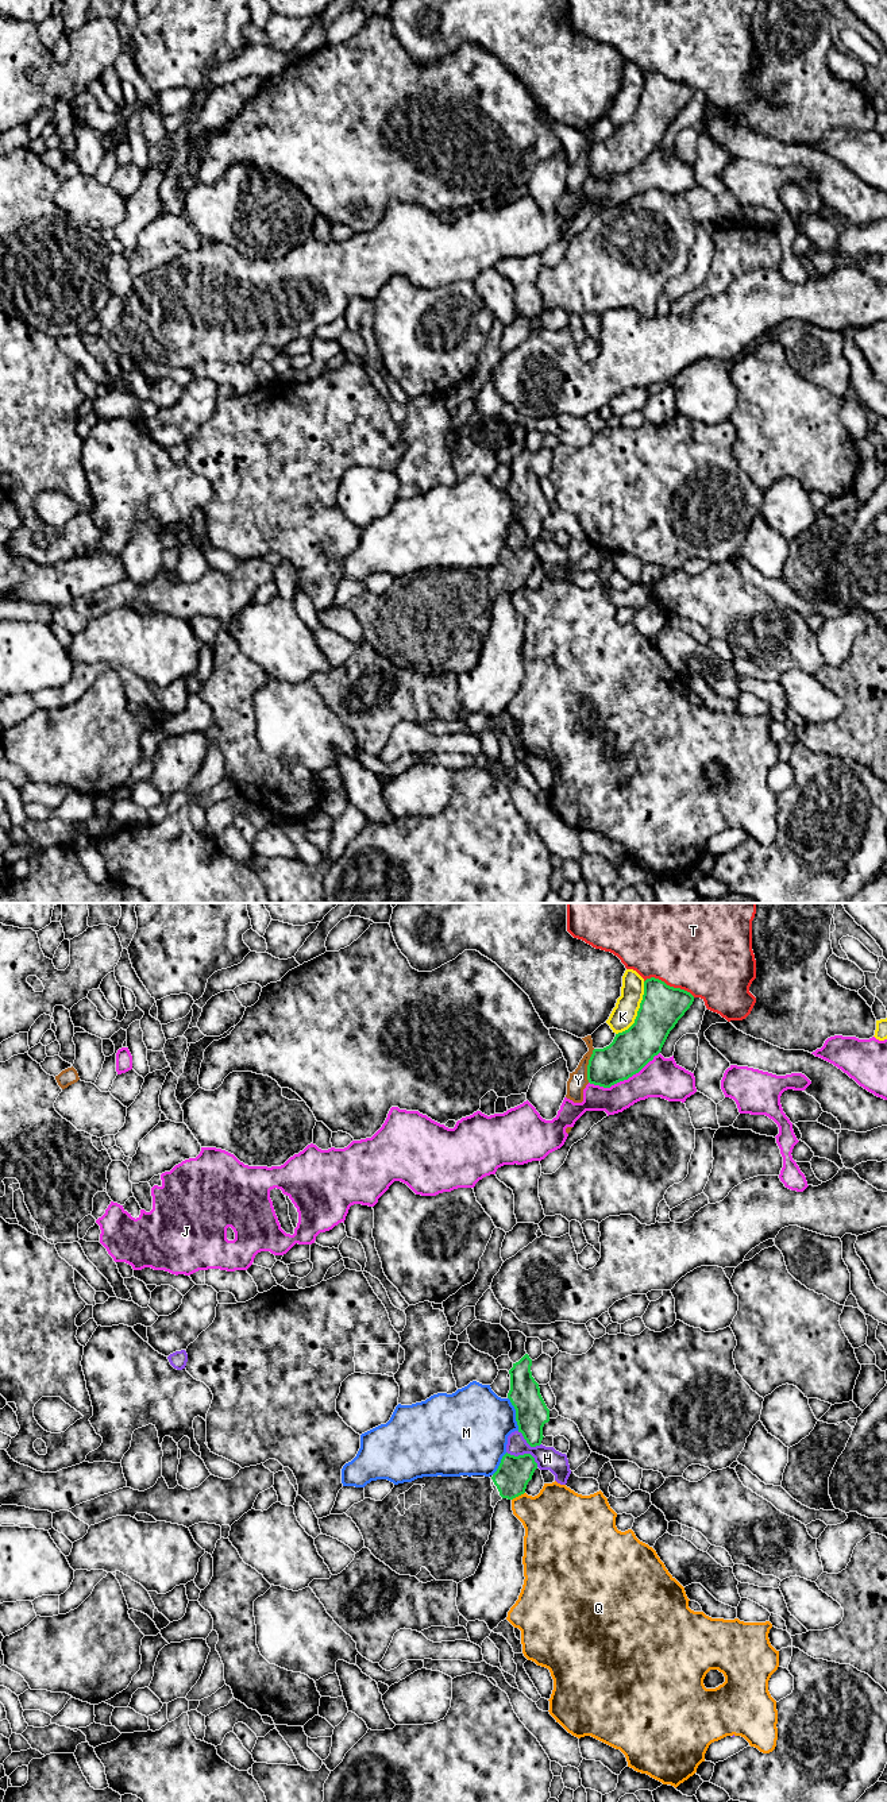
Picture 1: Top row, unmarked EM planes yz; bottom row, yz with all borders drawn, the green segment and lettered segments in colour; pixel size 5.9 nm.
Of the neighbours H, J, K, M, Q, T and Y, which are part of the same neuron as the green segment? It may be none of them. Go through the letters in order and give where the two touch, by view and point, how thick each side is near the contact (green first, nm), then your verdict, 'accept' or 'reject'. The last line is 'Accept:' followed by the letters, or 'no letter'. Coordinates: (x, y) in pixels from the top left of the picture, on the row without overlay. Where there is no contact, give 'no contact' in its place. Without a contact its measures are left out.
H: yz (524, 547) | 200/140 nm | reject
J: yz (624, 172) | 240/240 nm | reject
K: yz (637, 104) | 260/150 nm | reject
M: yz (516, 506) | 190/420 nm | reject
Q: yz (517, 589) | 200/340 nm | reject
T: yz (668, 78) | 260/480 nm | reject
Y: yz (587, 158) | 240/110 nm | reject
Accept: no letter

